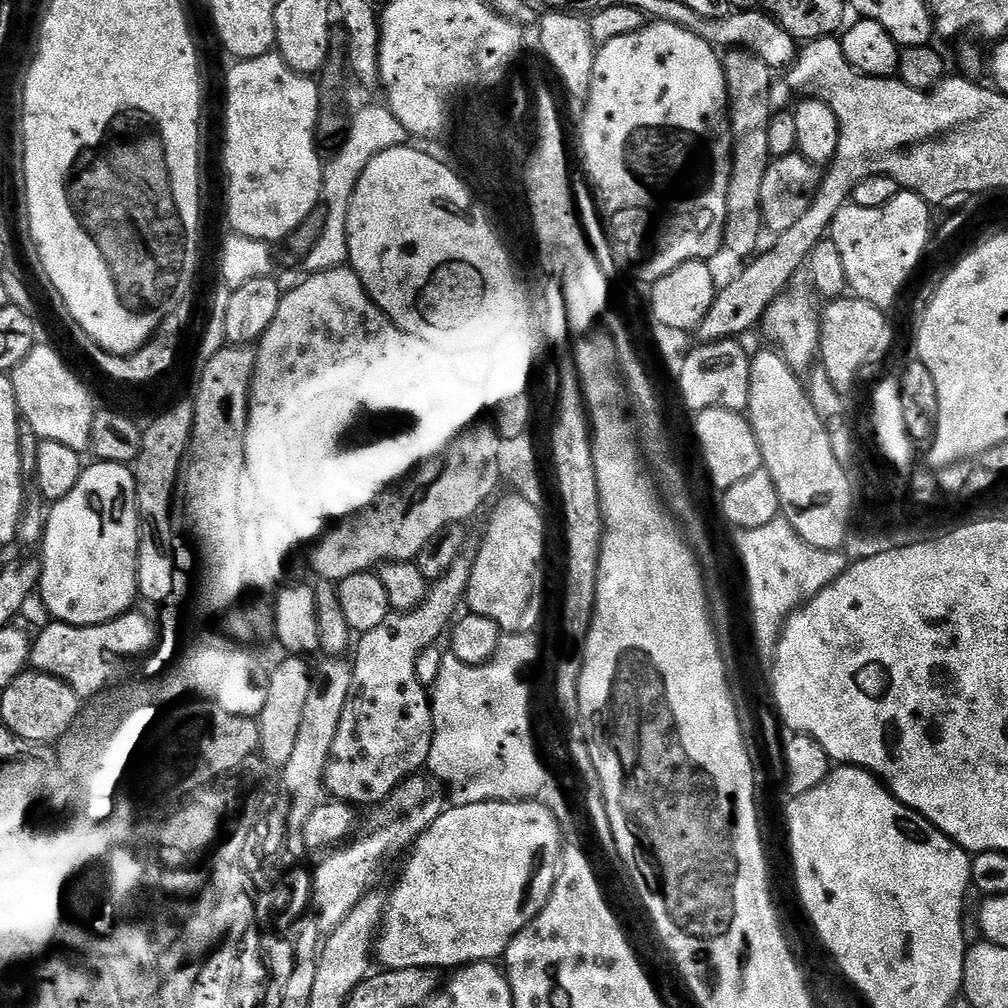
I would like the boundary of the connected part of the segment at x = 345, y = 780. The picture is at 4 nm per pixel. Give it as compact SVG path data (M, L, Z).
M471 559L456 560L448 573L429 587L426 598L417 608L409 612L389 612L379 626L374 626L374 630L363 633L355 641L356 660L351 661L350 698L346 698L346 710L342 710L342 722L338 722L338 735L334 738L334 746L330 746L330 758L324 771L324 786L333 801L353 806L375 806L386 799L403 780L417 775L427 765L434 734L432 702L422 682L418 682L416 659L422 650L433 647L443 632L445 635L449 631L457 615L456 607L459 604L461 607L467 597L471 573Z

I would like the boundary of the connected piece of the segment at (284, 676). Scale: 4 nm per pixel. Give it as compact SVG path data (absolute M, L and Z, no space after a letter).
M291 654L283 657L277 668L273 667L268 673L270 678L270 694L266 697L266 707L258 717L260 726L259 755L263 756L265 764L269 766L283 766L290 762L294 745L298 739L298 730L302 727L302 713L310 694L312 668L303 656Z

